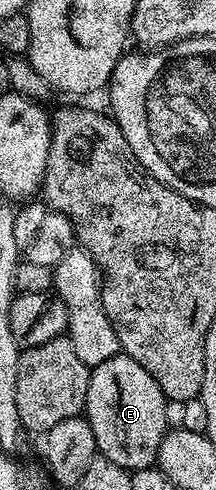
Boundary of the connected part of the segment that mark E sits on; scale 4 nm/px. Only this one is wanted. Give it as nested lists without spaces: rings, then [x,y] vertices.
[[[123,352],[94,366],[89,373],[84,414],[94,430],[97,451],[126,471],[151,469],[169,430],[167,401],[150,372]]]

